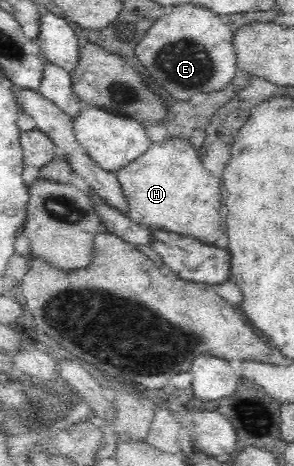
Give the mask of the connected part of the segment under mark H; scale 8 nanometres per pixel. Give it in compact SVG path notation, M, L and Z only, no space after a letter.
M169 137L151 143L150 148L128 166L117 171L117 179L128 201L125 214L150 230L171 230L214 245L224 234L220 220L220 188L218 176L208 174L200 160L201 150L182 137Z

